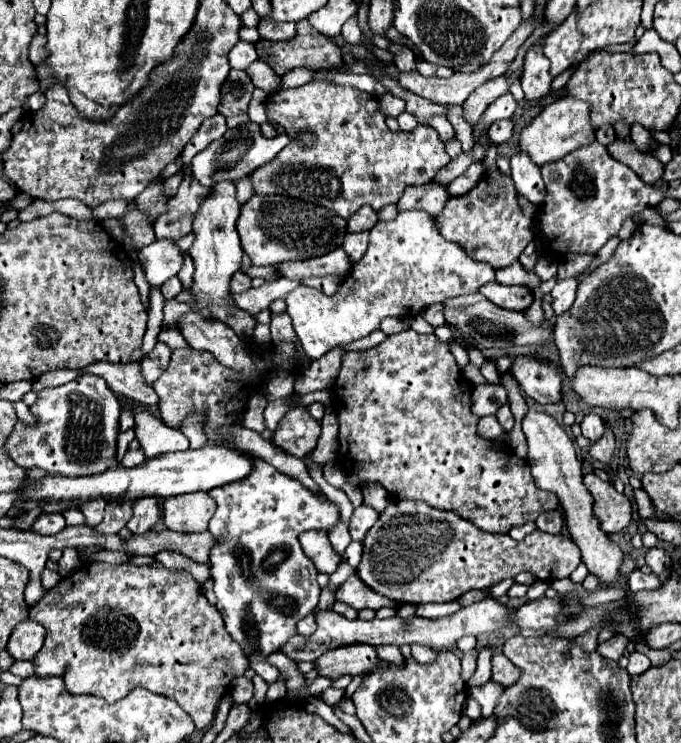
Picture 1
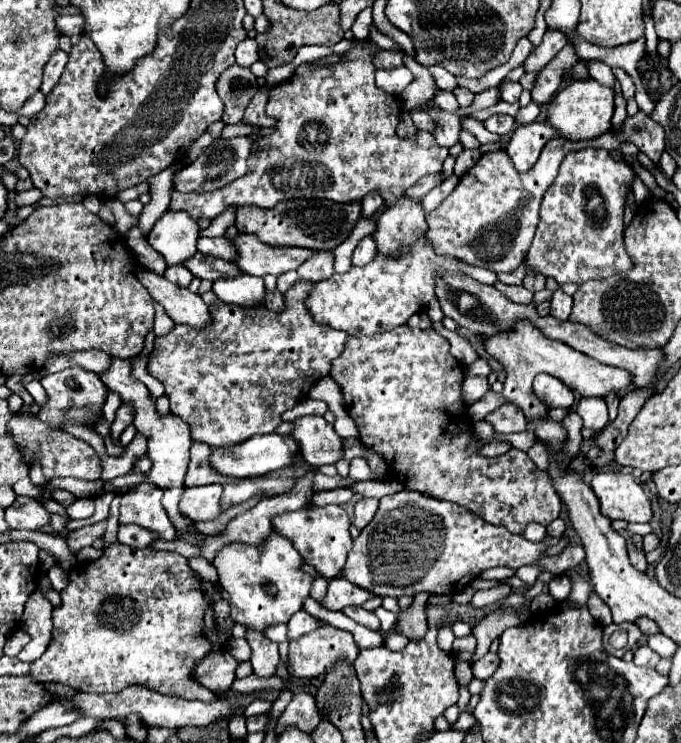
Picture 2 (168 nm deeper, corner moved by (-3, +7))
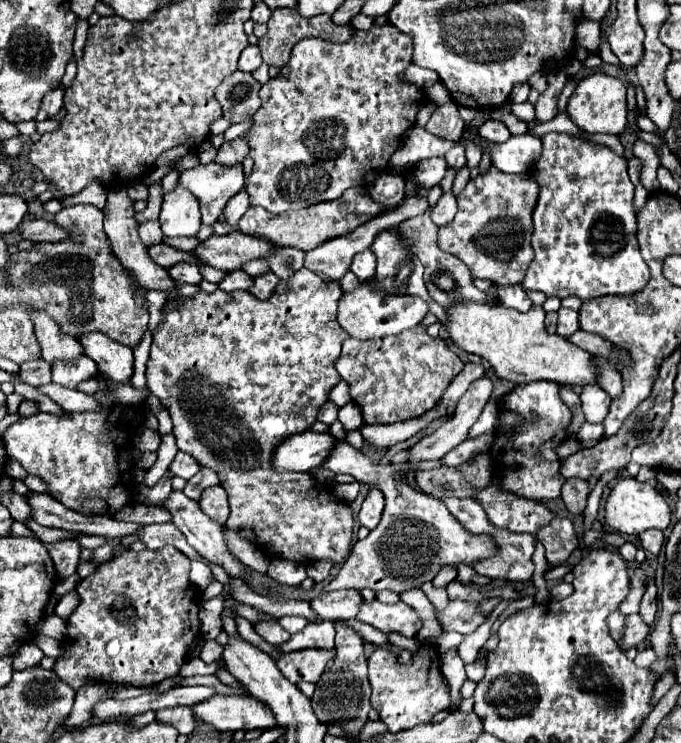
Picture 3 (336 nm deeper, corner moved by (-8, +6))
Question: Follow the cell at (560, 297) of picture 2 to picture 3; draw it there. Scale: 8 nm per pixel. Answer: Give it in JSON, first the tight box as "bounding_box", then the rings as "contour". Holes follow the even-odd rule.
{"bounding_box":[557,308,579,338],"contour":[[[559,308],[559,320],[557,320],[557,334],[563,338],[569,338],[579,330],[579,314],[569,308]]]}

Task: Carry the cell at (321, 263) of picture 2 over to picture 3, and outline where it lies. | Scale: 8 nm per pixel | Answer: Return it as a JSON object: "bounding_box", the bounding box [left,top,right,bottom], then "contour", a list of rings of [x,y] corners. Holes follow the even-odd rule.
{"bounding_box":[305,194,429,280],"contour":[[[419,194],[419,196],[407,198],[399,208],[395,208],[395,210],[391,210],[391,212],[385,212],[385,214],[379,214],[377,218],[373,218],[373,220],[369,220],[367,224],[363,224],[363,226],[359,226],[357,230],[353,230],[351,234],[331,238],[331,240],[323,242],[323,246],[317,246],[315,250],[309,250],[307,256],[305,256],[305,268],[311,270],[311,272],[315,272],[317,276],[321,276],[323,280],[341,280],[341,278],[345,276],[345,272],[349,270],[353,256],[355,256],[357,252],[367,250],[379,232],[397,226],[397,222],[403,222],[403,220],[413,218],[413,216],[417,216],[417,214],[423,214],[427,208],[429,208],[429,204],[427,204],[427,196],[425,196],[425,194],[423,194],[423,196]]]}

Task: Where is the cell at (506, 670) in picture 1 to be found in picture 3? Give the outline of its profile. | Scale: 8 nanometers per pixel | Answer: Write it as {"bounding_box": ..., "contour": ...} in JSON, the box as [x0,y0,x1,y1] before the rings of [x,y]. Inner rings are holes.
{"bounding_box":[465,660,485,682],"contour":[[[475,660],[471,664],[465,664],[467,670],[467,678],[473,682],[479,682],[479,678],[483,678],[483,670],[485,670],[485,662],[483,660]]]}

